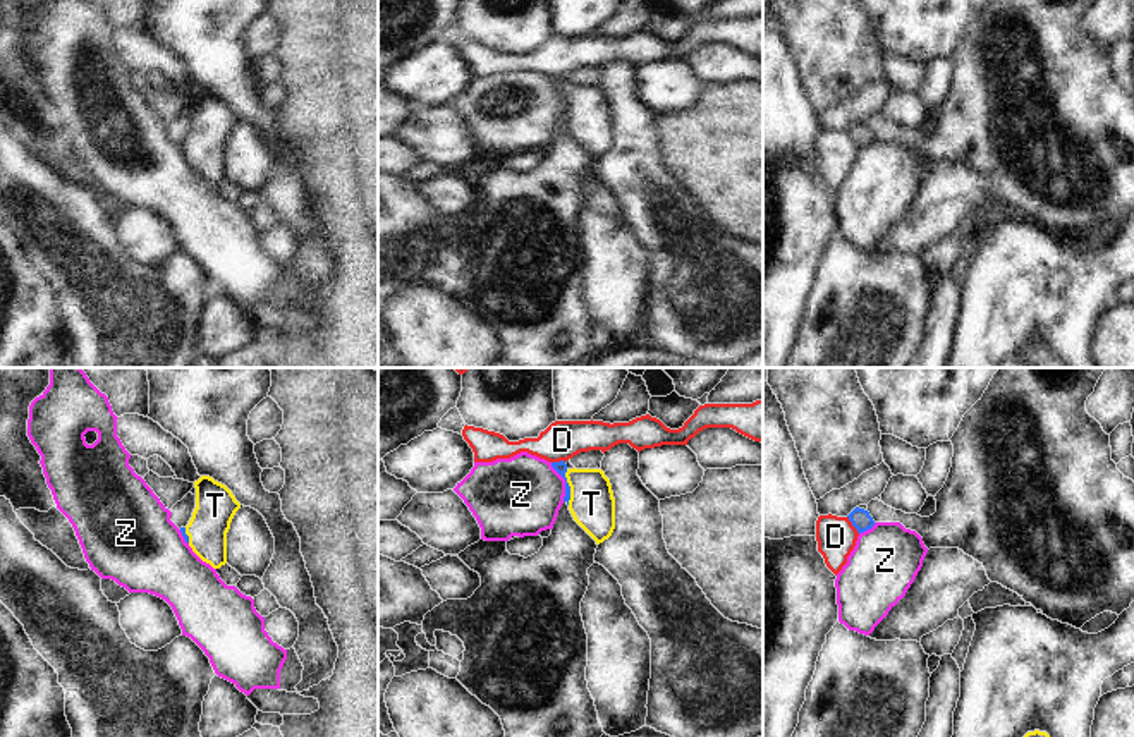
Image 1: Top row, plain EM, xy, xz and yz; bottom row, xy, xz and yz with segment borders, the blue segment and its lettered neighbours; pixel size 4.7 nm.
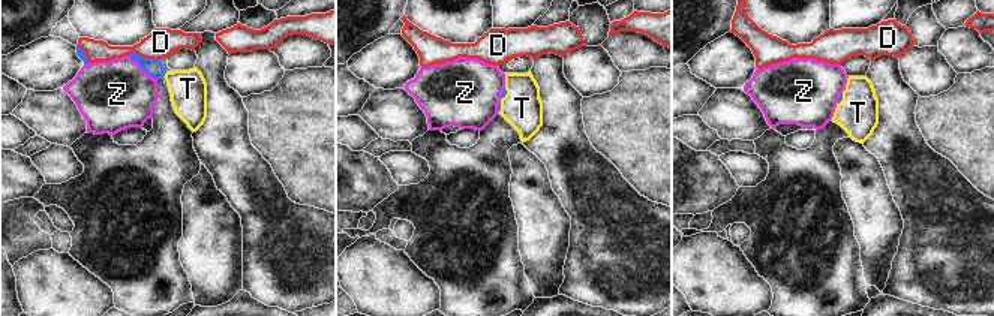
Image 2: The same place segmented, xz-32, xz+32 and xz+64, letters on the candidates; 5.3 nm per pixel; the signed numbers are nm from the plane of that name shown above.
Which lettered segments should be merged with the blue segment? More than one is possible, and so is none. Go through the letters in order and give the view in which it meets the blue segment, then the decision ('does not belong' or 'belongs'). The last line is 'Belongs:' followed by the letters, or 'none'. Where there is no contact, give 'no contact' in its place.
D: meets blue in yz; does not belong
T: meets blue in xz; belongs
Z: meets blue in xz; does not belong
Belongs: T

